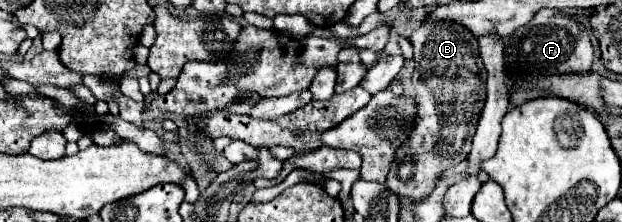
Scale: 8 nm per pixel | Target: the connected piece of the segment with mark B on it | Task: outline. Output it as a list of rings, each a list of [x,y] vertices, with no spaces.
[[[426,23],[410,35],[410,43],[414,47],[416,61],[412,87],[414,99],[418,101],[418,117],[408,143],[404,143],[404,147],[400,147],[396,153],[396,163],[392,163],[392,171],[388,173],[388,187],[400,197],[422,201],[436,187],[438,177],[442,173],[454,171],[454,167],[466,161],[470,153],[472,137],[486,99],[486,71],[478,53],[478,37],[474,37],[470,31],[464,31],[464,27],[458,23]]]

